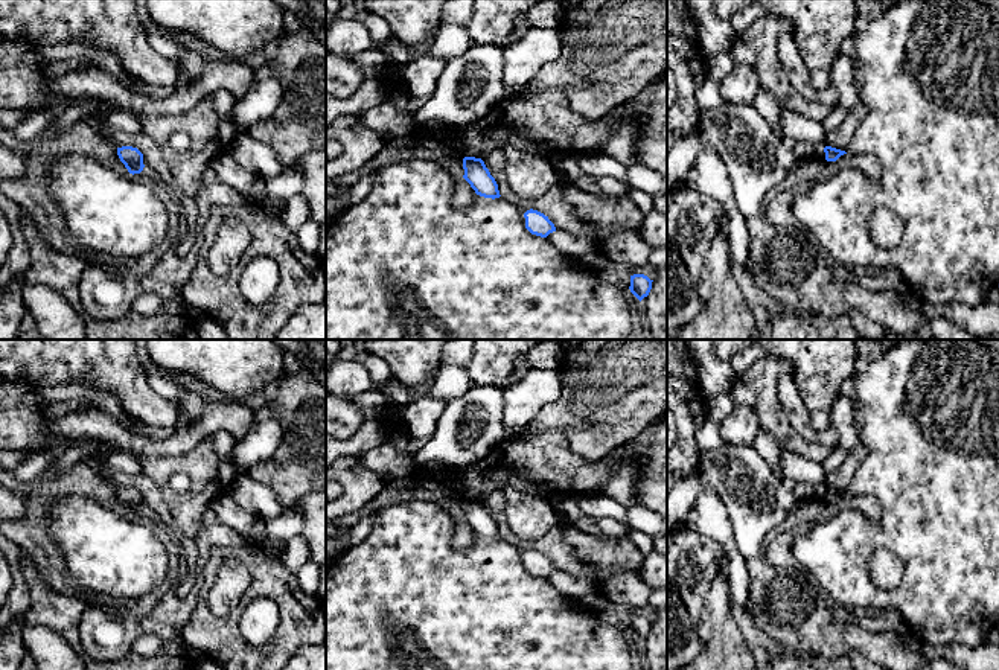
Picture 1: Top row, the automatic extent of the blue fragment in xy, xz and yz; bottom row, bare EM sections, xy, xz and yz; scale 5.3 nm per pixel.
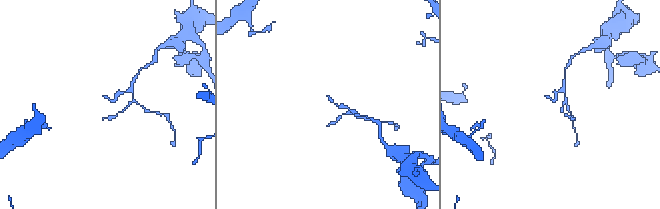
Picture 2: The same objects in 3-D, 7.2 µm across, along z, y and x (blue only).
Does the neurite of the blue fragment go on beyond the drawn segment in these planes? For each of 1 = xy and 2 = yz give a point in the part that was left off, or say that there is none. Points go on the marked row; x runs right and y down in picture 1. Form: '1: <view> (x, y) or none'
1: none
2: none

